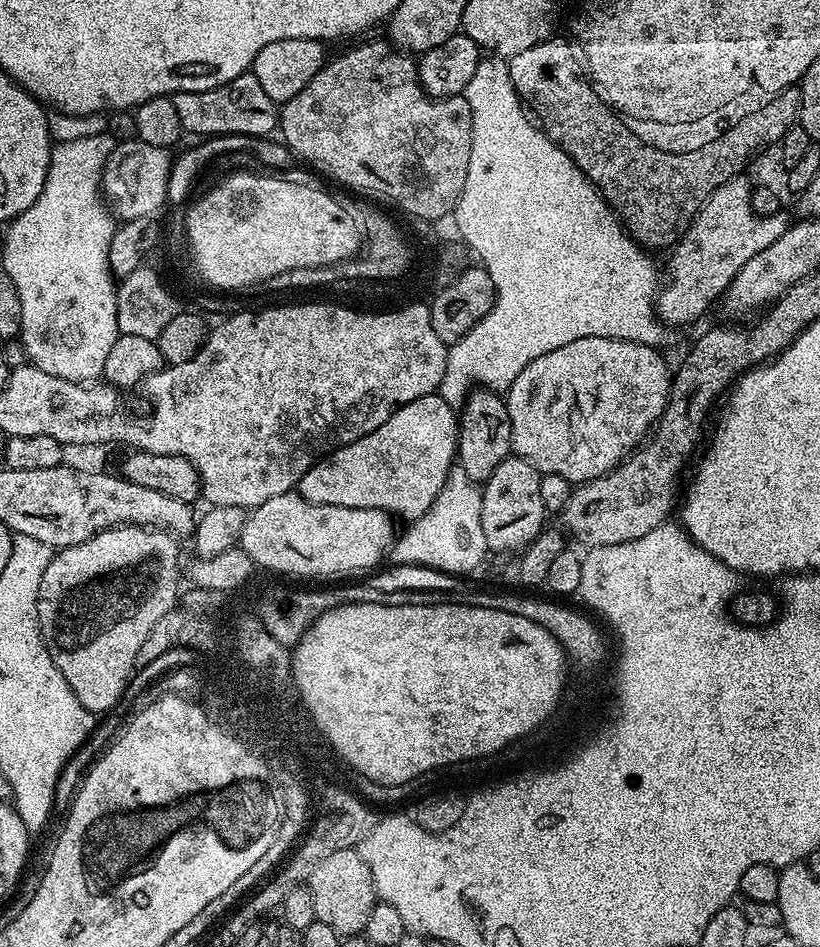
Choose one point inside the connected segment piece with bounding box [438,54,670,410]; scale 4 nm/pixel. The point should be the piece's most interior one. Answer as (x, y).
(564, 267)

